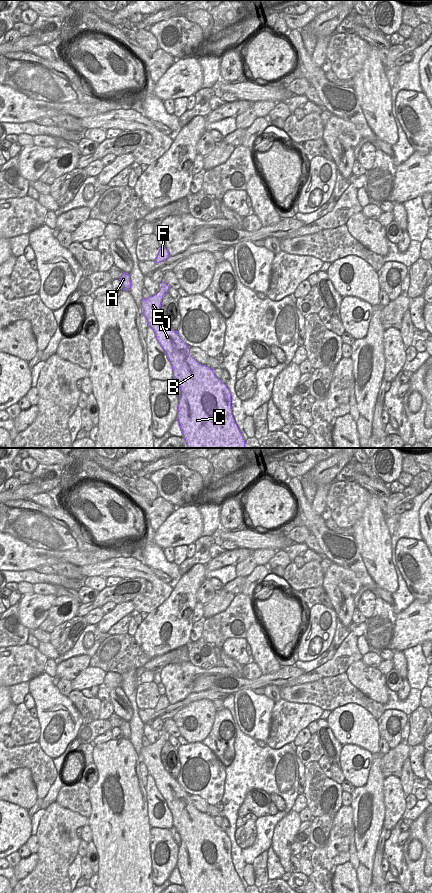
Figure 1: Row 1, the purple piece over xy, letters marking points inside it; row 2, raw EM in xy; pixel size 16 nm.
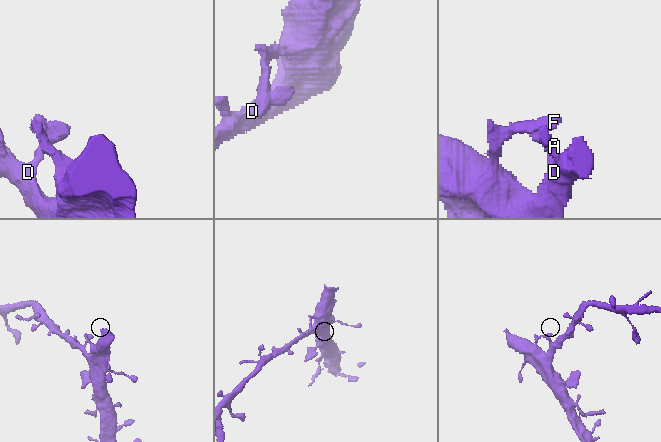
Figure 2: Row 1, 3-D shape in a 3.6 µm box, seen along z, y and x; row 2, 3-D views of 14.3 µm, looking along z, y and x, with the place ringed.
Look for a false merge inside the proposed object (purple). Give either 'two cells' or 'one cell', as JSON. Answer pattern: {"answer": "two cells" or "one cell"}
{"answer": "one cell"}

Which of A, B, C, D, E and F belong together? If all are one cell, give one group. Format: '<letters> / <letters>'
A B C D E F

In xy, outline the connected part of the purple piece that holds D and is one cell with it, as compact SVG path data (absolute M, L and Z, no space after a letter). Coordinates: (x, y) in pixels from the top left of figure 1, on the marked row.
M165 282L159 284L159 292L147 299L141 300L141 314L148 322L149 327L154 330L156 339L165 351L173 370L173 379L176 380L180 387L181 395L179 396L177 420L183 434L183 438L188 448L245 448L245 440L235 423L231 409L231 393L220 379L218 379L213 369L206 365L198 363L190 355L190 347L180 338L177 331L172 330L165 322L161 314L161 302L163 296L168 292L169 286Z

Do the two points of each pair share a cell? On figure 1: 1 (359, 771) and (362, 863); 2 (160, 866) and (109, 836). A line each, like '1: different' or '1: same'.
1: different
2: different

